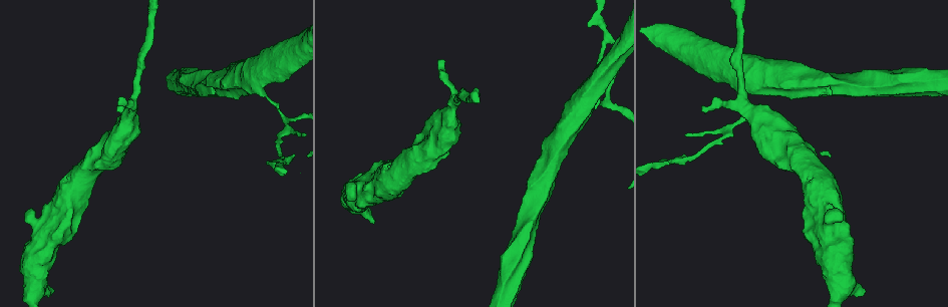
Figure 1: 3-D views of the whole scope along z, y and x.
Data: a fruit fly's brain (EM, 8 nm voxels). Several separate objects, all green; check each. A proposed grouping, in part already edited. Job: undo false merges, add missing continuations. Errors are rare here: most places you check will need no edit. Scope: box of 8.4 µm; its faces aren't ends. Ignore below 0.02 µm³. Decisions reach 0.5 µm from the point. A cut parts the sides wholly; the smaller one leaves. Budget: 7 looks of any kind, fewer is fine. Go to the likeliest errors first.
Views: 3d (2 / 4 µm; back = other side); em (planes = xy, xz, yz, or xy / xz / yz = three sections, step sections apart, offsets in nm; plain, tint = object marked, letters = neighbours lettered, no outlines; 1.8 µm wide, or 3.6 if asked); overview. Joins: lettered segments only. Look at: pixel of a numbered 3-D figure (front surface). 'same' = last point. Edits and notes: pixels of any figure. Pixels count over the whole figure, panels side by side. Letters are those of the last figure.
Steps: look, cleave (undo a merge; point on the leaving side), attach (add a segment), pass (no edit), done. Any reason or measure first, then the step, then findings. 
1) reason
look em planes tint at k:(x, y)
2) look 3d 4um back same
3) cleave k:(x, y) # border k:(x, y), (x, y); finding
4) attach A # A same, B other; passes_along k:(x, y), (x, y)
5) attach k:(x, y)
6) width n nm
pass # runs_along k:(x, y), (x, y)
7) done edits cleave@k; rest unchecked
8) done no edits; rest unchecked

free end
look em planes plain at 1:(117, 111)

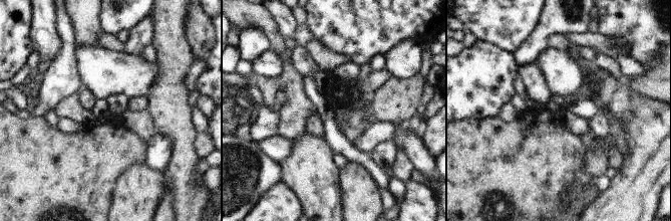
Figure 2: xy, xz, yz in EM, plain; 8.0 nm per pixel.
with the object marked
look em planes tint same

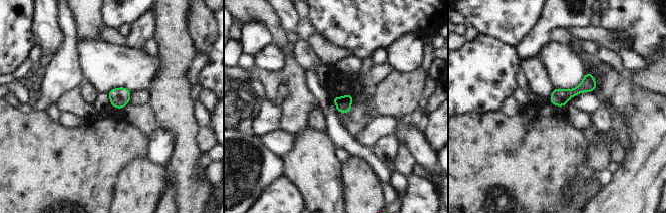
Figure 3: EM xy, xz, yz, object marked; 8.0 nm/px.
look em planes letters same

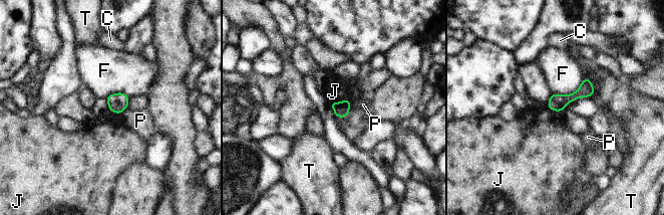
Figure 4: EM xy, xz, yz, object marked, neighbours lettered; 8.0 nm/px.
width 130 nm
pass # C other, F other, J other, P other, T other; none of them fits

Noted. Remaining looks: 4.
branch stops here
look 3d 2um at 1:(53, 292)

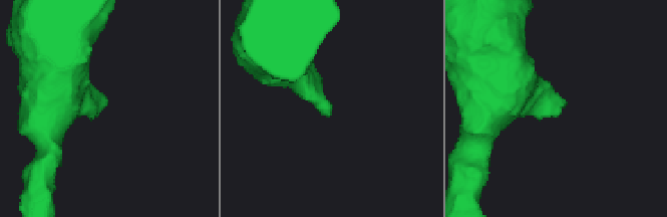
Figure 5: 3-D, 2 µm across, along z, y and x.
look em planes letters at 5:(327, 115)

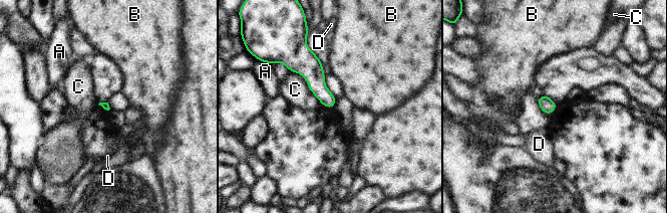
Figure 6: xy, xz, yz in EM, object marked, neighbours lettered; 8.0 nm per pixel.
pass # A other, B other, C other, D other; border 6:(290, 70), (305, 79), (322, 104); none of them fits

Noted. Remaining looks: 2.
arms part here
look 3d 4um at 1:(744, 119)

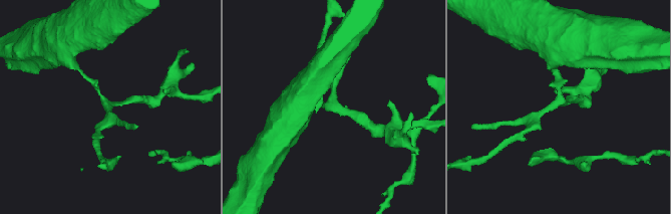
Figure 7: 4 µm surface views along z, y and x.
look em 3.6um planes letters at 7:(104, 98)

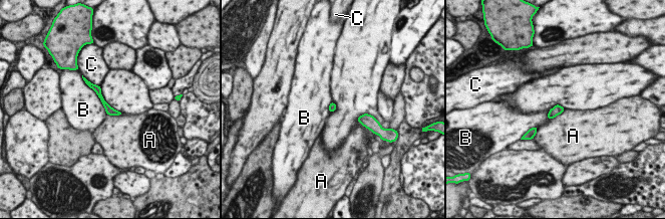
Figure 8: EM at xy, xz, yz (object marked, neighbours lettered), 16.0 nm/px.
longest_contact B 650 nm
pass # A other, B other, C other; border 8:(84, 81), (95, 92), (106, 114); one neuron here

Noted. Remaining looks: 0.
done no edits; rest unchecked

